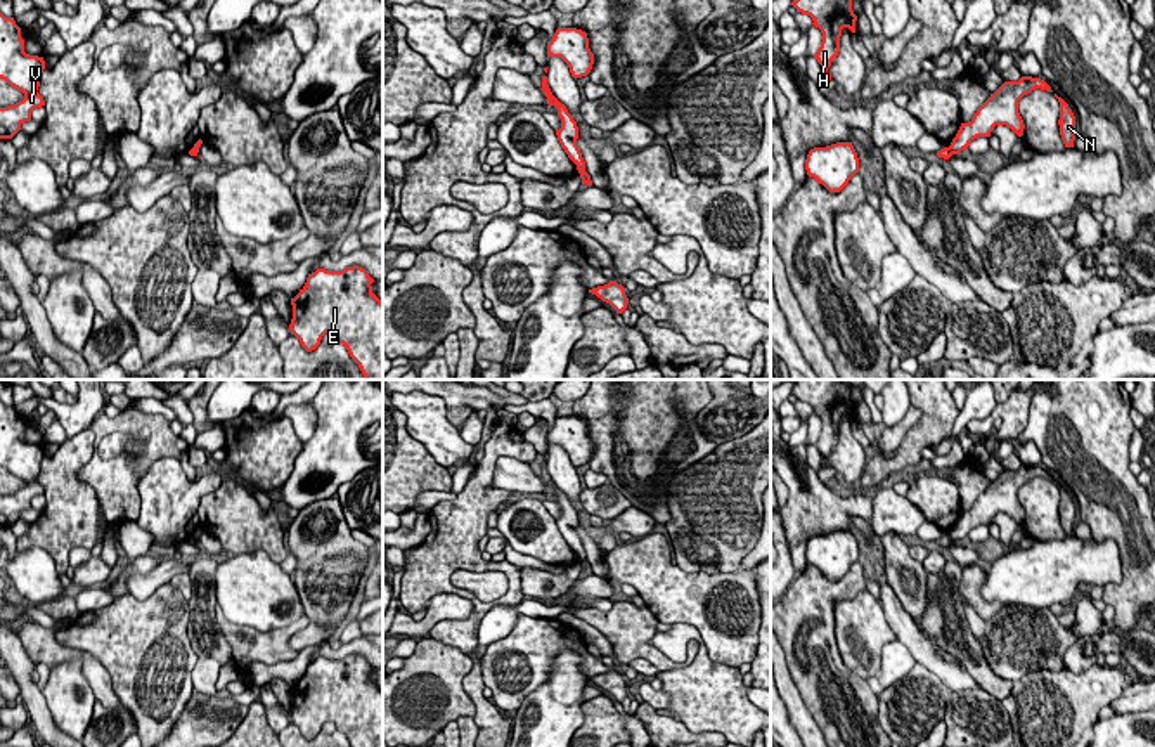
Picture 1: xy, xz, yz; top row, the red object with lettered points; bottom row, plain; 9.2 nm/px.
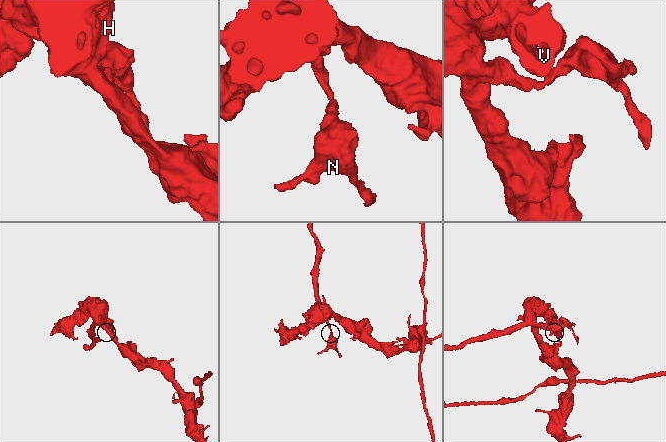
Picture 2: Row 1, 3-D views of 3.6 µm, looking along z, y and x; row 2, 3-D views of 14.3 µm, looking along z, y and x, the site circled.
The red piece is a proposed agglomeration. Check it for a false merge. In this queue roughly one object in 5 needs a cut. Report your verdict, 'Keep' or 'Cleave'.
Cleave

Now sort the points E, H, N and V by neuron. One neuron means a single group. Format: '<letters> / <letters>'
E H V / N

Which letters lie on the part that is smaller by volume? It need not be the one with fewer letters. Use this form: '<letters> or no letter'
N

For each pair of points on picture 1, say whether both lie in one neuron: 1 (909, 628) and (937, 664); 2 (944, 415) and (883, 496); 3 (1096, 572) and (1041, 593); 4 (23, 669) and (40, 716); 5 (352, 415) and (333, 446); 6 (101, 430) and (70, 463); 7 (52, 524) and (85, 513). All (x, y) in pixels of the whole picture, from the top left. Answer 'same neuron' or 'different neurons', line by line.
1: same neuron
2: different neurons
3: same neuron
4: same neuron
5: same neuron
6: different neurons
7: same neuron

